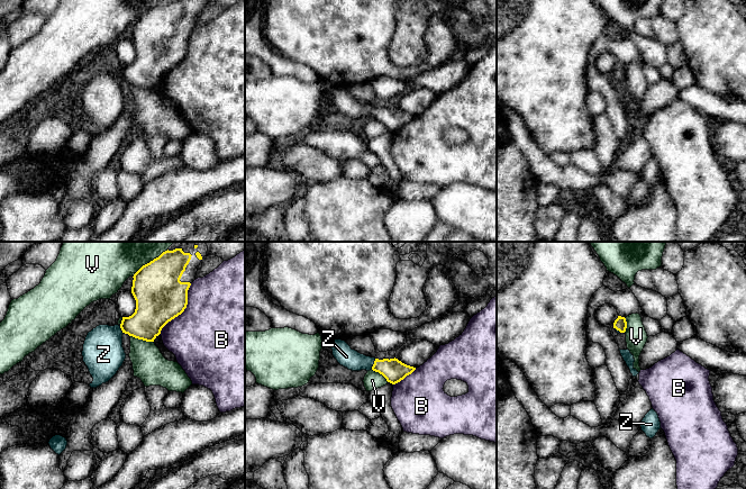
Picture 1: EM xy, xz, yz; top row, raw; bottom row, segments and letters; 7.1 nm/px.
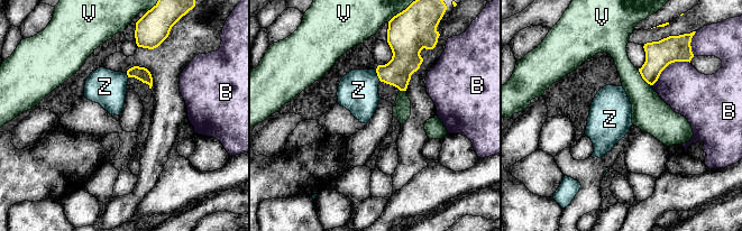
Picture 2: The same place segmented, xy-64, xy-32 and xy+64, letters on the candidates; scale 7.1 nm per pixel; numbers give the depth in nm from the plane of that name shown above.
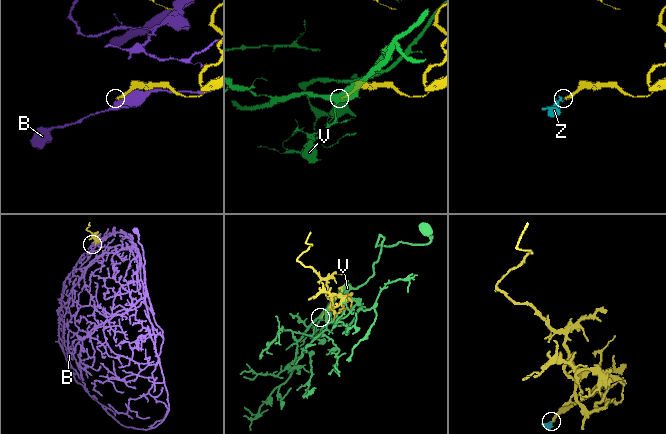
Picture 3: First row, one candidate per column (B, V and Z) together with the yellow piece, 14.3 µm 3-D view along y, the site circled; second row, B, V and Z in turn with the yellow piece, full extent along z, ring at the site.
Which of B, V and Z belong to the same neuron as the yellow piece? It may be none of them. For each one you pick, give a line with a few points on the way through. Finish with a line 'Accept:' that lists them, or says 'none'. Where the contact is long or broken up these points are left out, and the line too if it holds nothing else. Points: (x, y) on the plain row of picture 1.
Z: way xz (393, 118), (373, 112), (356, 110), (351, 107)
Accept: Z

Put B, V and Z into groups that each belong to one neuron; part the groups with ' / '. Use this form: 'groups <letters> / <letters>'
groups B / V / Z

